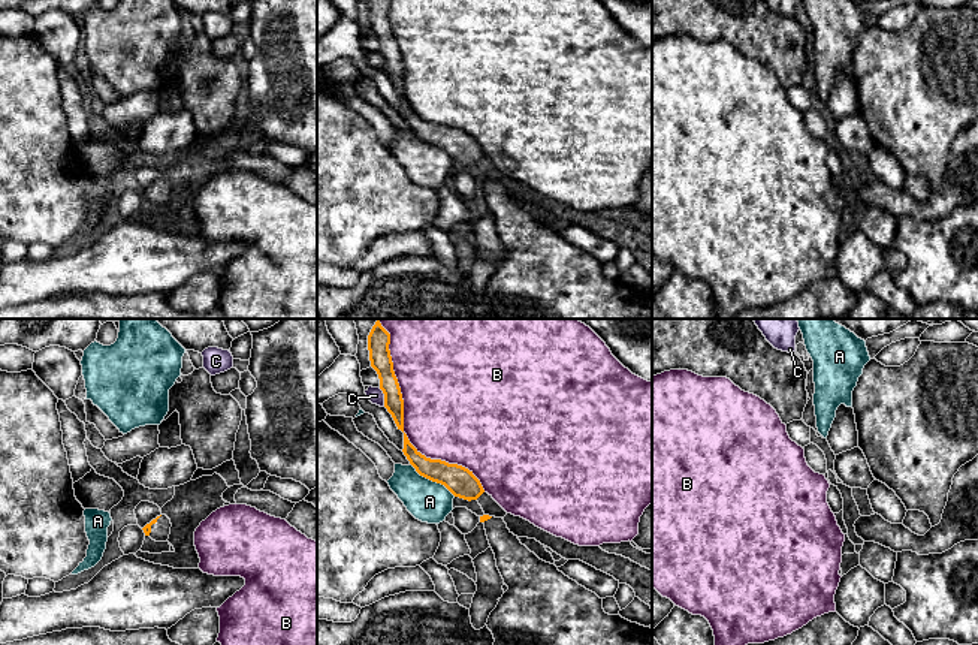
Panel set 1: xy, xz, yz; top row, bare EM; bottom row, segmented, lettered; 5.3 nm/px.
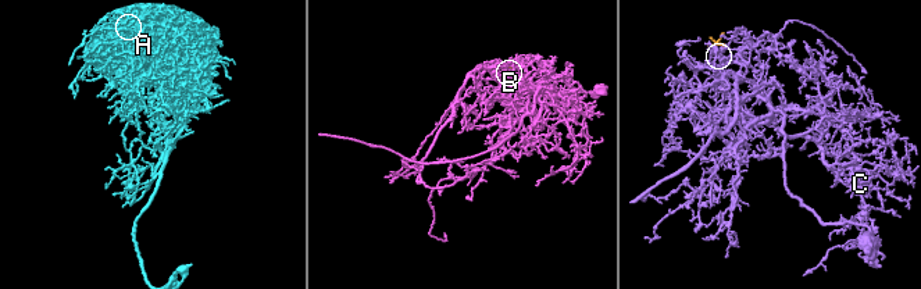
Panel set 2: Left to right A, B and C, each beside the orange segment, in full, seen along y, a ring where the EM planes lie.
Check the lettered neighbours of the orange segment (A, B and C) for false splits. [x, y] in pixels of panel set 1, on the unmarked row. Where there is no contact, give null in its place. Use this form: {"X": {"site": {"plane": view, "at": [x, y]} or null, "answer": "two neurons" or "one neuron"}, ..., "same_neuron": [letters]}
{"A": {"site": {"plane": "xz", "at": [432, 145]}, "answer": "two neurons"}, "B": {"site": {"plane": "xz", "at": [403, 93]}, "answer": "two neurons"}, "C": {"site": {"plane": "xz", "at": [385, 62]}, "answer": "two neurons"}, "same_neuron": []}

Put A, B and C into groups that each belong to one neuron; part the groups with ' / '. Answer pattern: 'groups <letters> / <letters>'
groups A / B / C

